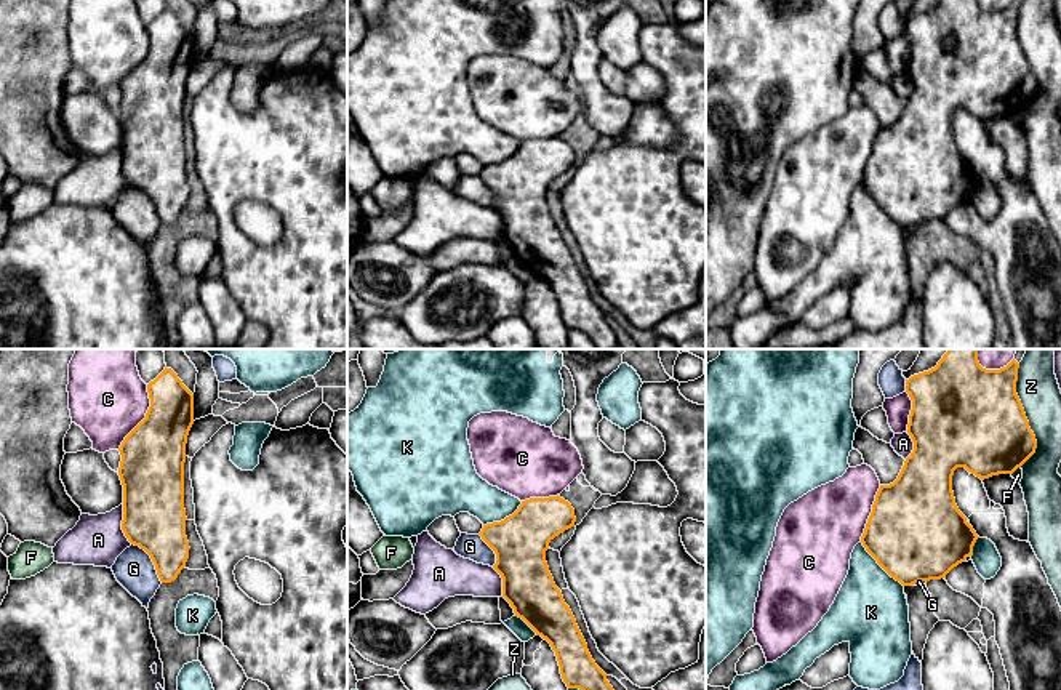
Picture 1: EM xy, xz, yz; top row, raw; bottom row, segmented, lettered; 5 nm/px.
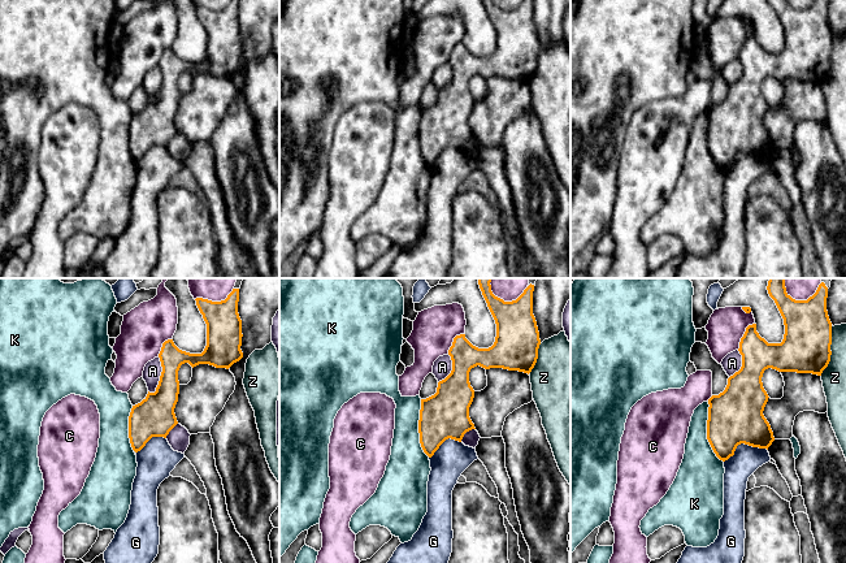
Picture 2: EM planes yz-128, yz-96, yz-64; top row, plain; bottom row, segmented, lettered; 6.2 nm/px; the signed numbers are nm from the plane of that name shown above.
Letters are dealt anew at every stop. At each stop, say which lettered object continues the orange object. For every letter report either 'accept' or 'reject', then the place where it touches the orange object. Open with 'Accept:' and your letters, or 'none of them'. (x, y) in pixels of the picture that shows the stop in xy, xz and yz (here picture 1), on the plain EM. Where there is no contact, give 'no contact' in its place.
Accept: none of them
A: reject; meets orange in xy at (122, 165)
C: reject; meets orange in xy at (146, 58)
F: reject; meets orange in xz at (584, 333)
G: reject; meets orange in xy at (152, 202)
K: reject; meets orange in yz at (880, 207)
Z: reject; meets orange in yz at (1024, 56)

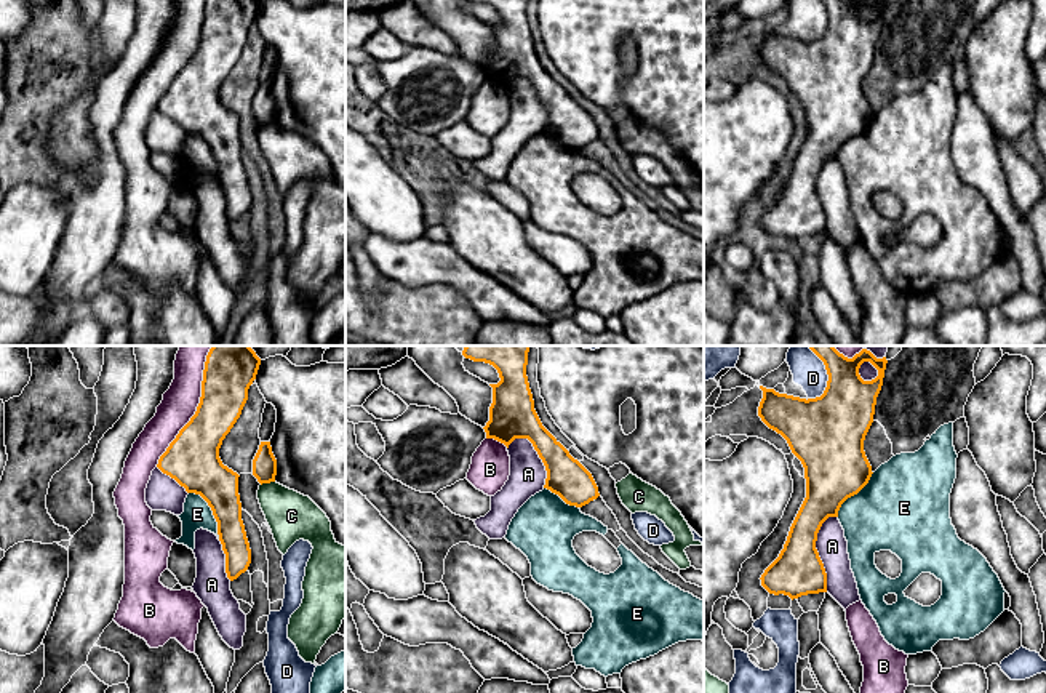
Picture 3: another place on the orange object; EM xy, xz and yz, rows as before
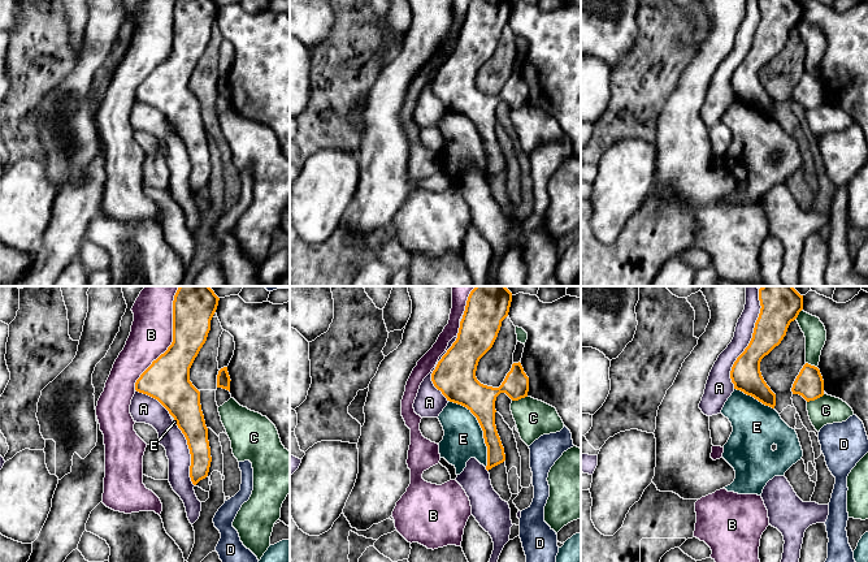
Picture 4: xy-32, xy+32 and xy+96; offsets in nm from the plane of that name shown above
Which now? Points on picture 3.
Accept: E
A: reject; meets orange in yz at (816, 192)
B: reject; meets orange in xy at (195, 55)
C: reject; meets orange in xy at (267, 124)
D: reject; meets orange in yz at (827, 24)
E: accept; meets orange in xy at (213, 154)

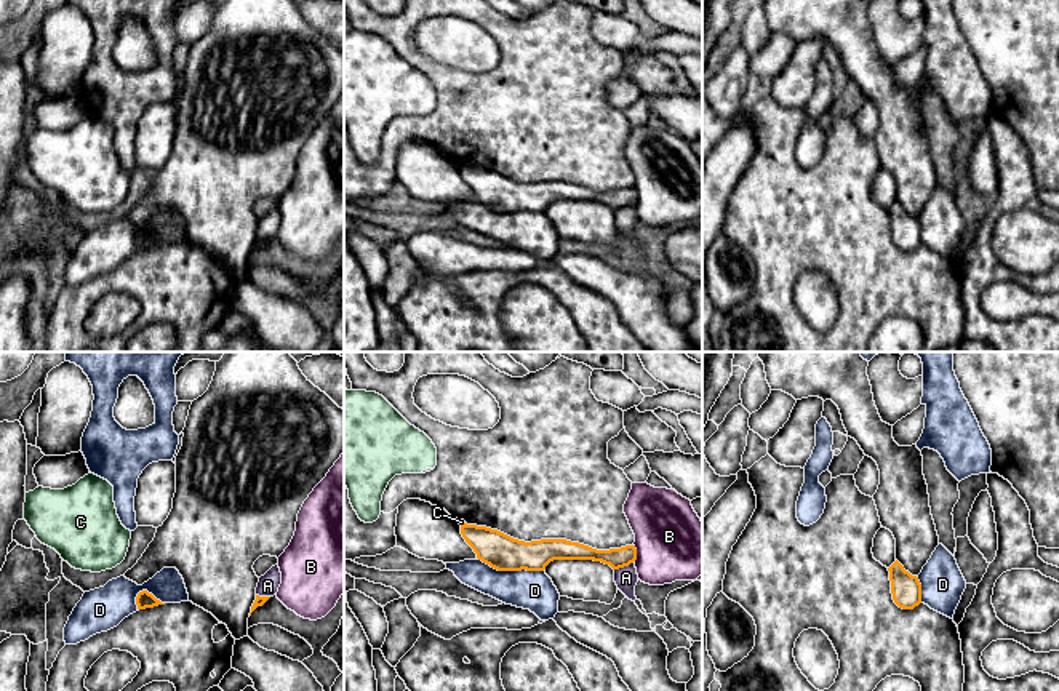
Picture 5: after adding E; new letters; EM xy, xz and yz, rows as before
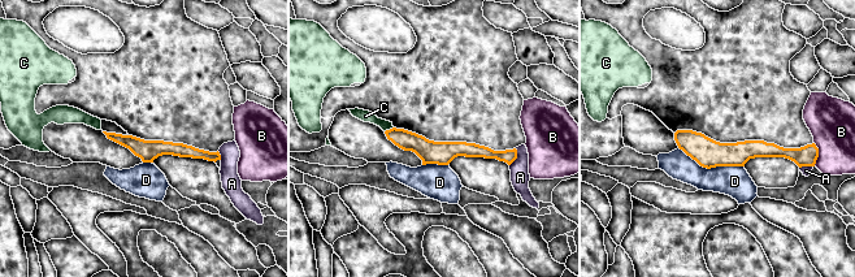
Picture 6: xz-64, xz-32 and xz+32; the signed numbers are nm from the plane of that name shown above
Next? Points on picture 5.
Accept: none of them
A: reject; meets orange in xz at (624, 207)
B: reject; meets orange in xz at (635, 194)
C: reject; meets orange in xz at (464, 165)
D: reject; meets orange in xz at (511, 211)

